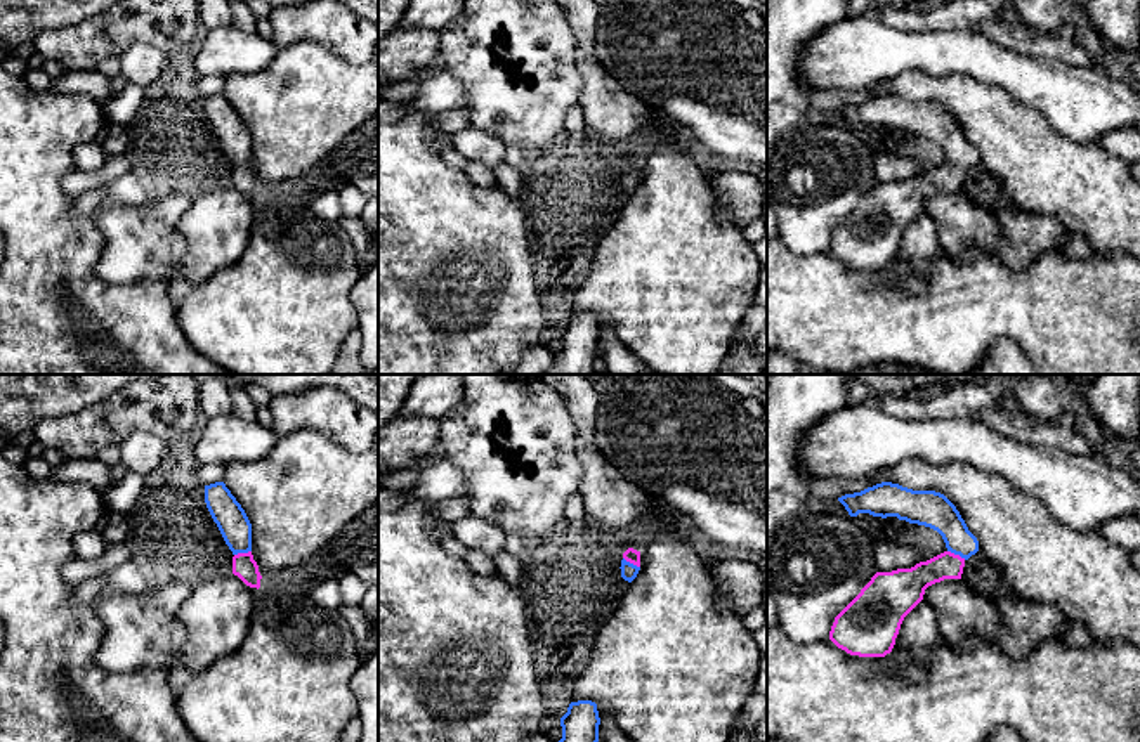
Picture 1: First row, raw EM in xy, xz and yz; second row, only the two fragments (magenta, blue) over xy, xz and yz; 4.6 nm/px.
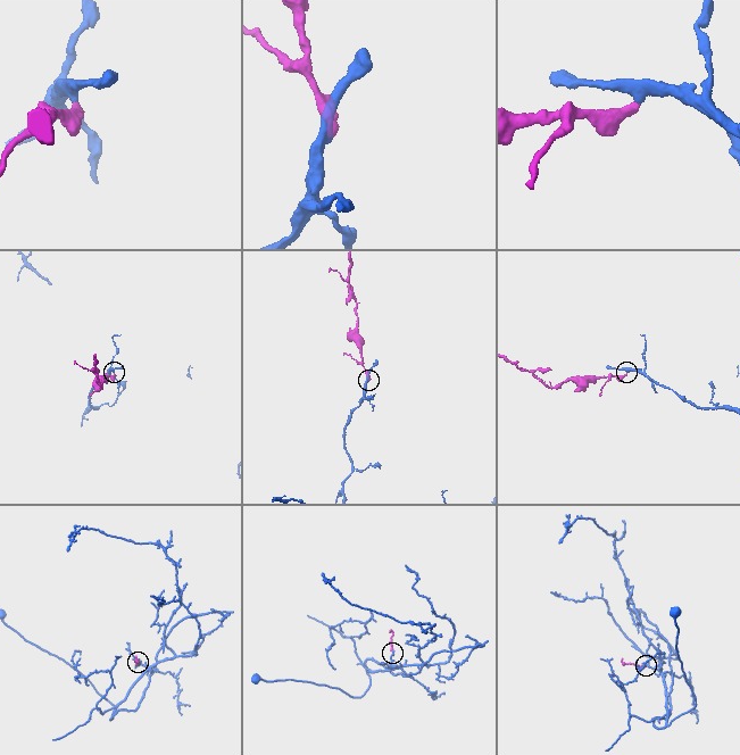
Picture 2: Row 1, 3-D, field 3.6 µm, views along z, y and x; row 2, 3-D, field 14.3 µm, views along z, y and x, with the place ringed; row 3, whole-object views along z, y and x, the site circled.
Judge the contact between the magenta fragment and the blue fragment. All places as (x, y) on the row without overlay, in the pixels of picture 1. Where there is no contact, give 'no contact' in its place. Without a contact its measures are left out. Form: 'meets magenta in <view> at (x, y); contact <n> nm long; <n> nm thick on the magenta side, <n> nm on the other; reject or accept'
meets magenta in yz at (956, 167); contact 100 nm long; 140 nm thick on the magenta side, 170 nm on the other; accept

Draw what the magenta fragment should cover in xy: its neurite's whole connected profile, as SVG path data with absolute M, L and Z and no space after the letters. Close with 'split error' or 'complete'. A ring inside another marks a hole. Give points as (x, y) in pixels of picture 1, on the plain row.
M224 94L205 97L205 114L226 156L233 163L233 186L246 198L260 199L259 177L252 166L252 135Z; split error

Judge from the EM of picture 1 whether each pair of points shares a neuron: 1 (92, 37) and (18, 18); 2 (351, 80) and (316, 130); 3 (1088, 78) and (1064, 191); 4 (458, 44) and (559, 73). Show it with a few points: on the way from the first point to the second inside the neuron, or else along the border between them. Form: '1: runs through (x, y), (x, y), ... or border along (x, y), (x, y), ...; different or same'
1: border along (91, 18), (73, 25), (47, 28), (33, 42); different
2: runs through (339, 92), (316, 118); same
3: border along (1041, 115), (1071, 139), (1097, 141); different
4: runs through (483, 59), (512, 89), (530, 92), (535, 89); same

